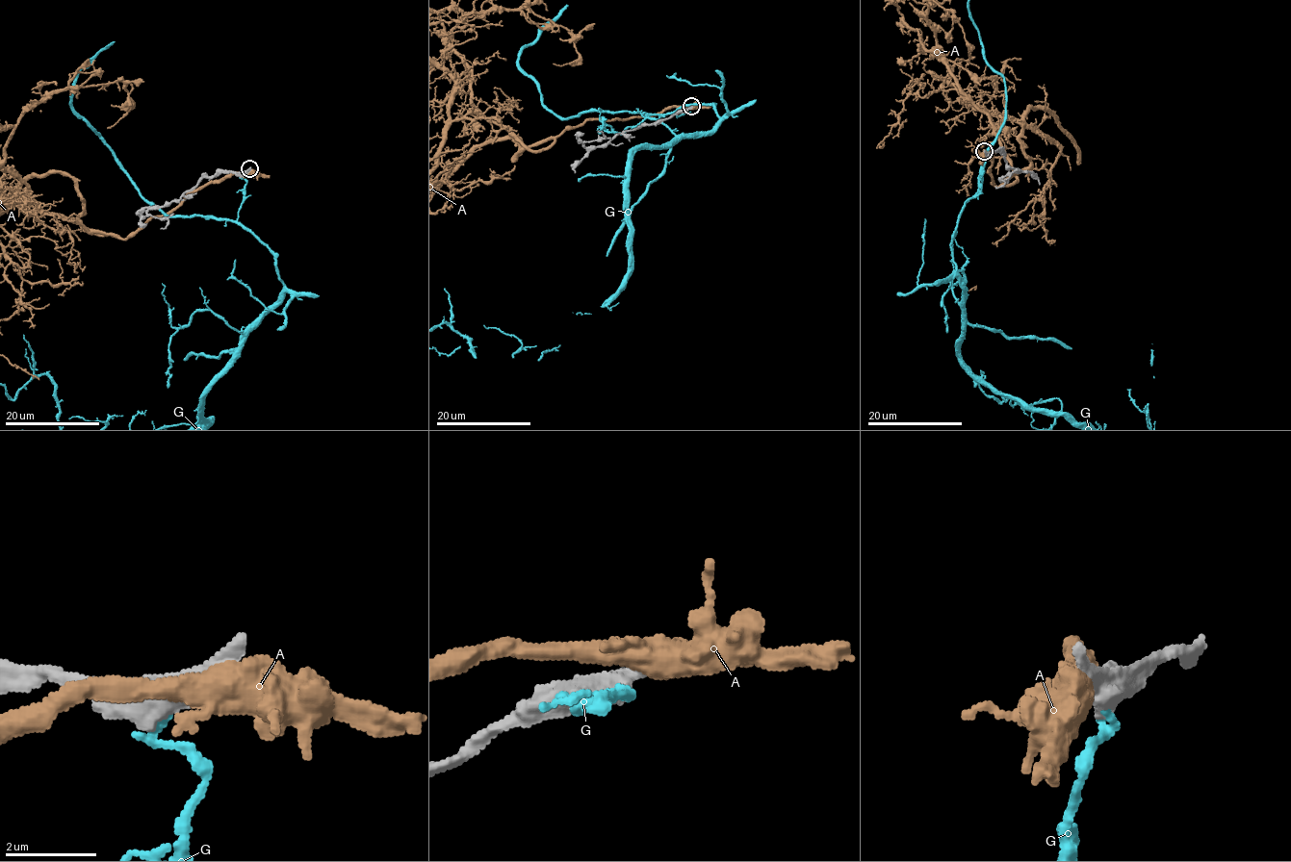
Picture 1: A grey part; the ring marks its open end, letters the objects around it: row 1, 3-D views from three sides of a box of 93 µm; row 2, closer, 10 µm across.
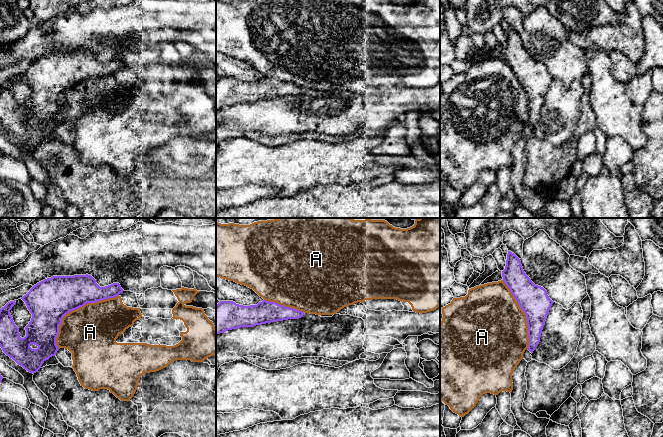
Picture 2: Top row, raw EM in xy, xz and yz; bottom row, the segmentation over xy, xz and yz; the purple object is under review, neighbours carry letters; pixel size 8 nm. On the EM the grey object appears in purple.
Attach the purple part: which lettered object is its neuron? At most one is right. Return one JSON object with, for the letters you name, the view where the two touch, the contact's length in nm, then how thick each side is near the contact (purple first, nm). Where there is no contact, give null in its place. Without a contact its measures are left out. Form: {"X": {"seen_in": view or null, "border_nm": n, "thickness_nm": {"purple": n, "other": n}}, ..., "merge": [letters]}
{"merge": []}

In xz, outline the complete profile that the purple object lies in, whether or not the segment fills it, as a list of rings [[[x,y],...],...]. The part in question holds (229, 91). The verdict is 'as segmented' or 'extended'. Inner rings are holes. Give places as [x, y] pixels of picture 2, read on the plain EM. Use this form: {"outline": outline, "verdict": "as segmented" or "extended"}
{"outline": [[[266,76],[250,82],[239,81],[233,77],[220,77],[216,80],[216,111],[241,103],[299,95],[303,91],[302,87]]], "verdict": "as segmented"}

